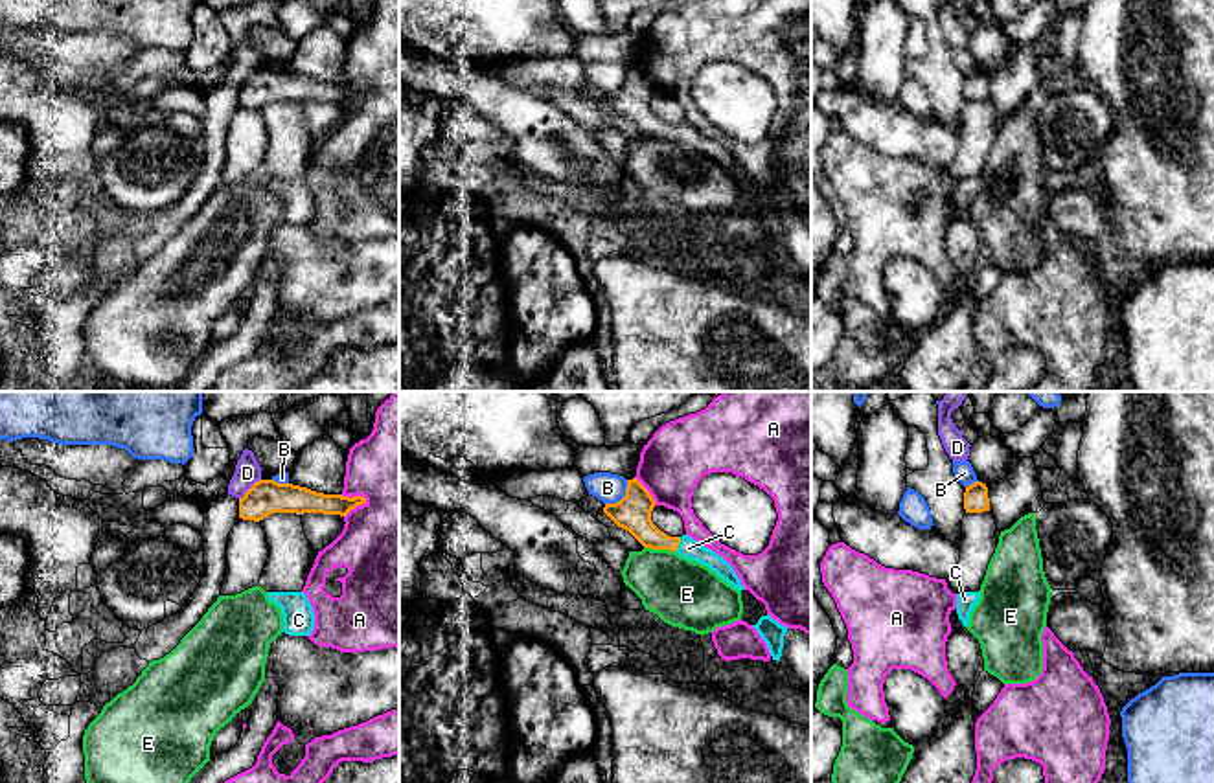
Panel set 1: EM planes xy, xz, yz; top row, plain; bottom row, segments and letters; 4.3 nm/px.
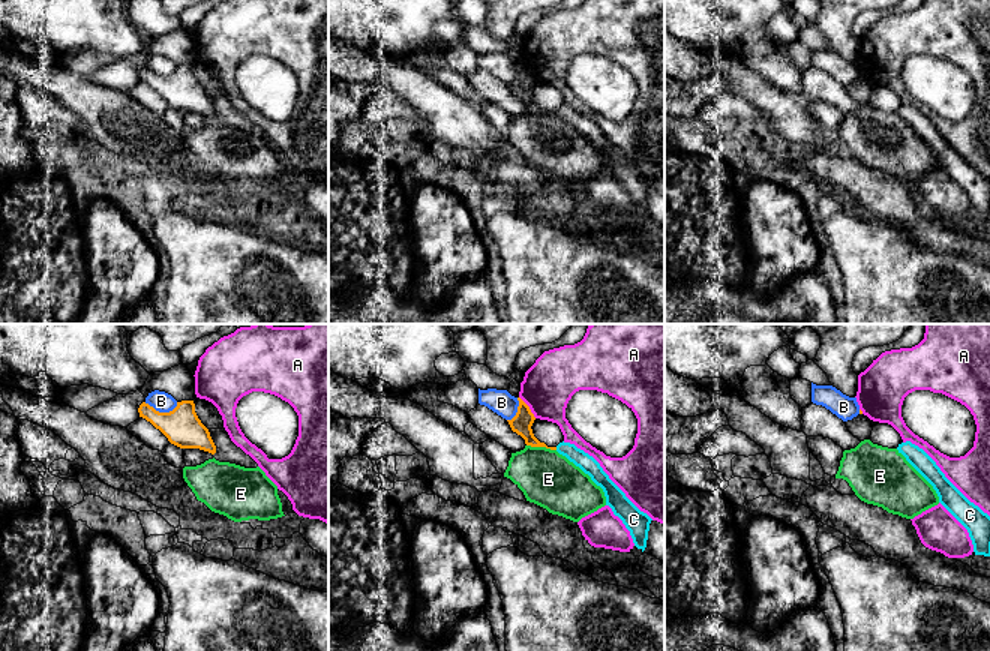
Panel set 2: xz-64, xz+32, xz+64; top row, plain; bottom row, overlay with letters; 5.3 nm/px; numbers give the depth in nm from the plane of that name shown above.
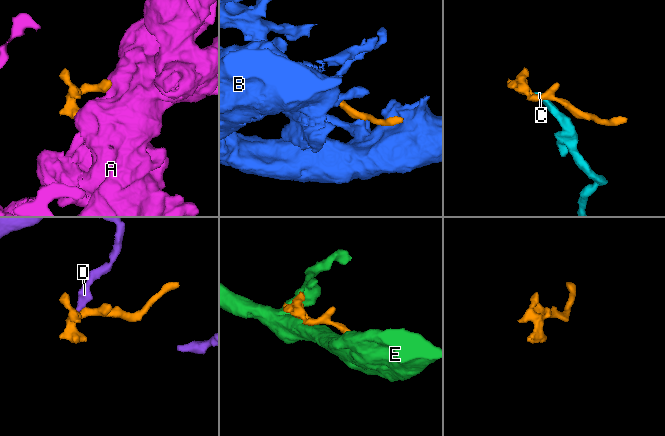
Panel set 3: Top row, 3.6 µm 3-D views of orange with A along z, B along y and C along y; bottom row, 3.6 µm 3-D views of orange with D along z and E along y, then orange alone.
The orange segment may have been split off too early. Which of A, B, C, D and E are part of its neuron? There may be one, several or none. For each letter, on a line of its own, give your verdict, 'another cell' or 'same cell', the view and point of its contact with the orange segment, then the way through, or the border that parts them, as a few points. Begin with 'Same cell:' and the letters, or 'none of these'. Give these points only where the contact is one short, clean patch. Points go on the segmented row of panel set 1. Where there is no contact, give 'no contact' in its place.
Same cell: C
A: another cell; meets orange in xy at (357, 504)
B: another cell; meets orange in xz at (624, 497)
C: same cell; meets orange in xz at (679, 543); runs through xz (633, 513), (657, 539), (679, 543), (688, 548)
D: another cell; meets orange in xy at (249, 489); border along xy (260, 478), (240, 499)
E: another cell; meets orange in xz at (661, 548); border along xz (644, 546), (675, 552)

